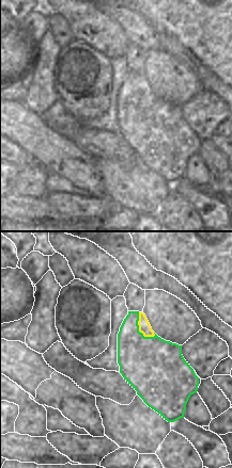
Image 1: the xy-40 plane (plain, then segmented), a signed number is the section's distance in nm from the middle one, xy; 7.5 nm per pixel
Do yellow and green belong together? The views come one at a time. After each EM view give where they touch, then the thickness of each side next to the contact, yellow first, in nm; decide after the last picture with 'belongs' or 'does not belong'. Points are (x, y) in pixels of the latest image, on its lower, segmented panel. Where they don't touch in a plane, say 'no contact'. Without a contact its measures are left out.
contact (139, 328); calibres 90 and 360 nm

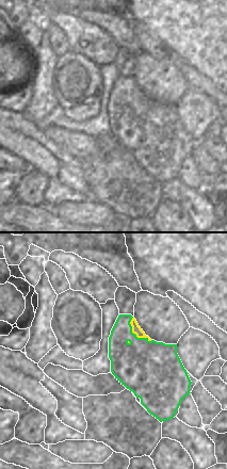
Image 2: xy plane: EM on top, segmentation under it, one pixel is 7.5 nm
contact (134, 333); calibres 70 and 380 nm

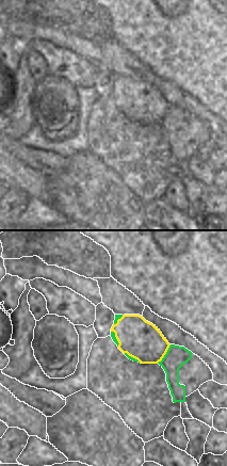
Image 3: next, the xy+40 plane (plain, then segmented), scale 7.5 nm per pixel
contact (165, 353); calibres 300 and 160 nm

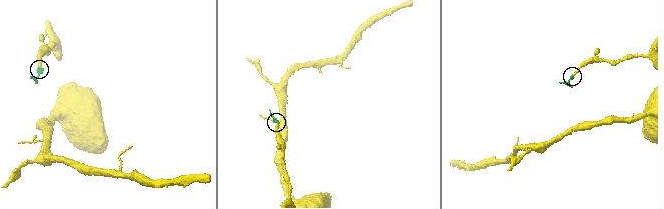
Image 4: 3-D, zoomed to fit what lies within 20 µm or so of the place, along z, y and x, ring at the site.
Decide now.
does not belong

